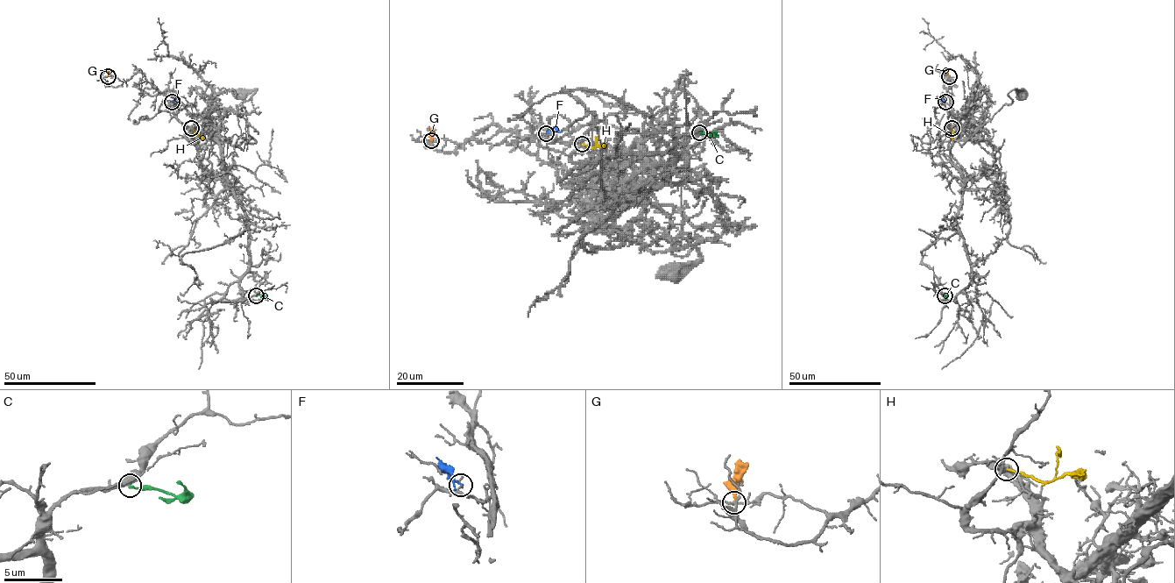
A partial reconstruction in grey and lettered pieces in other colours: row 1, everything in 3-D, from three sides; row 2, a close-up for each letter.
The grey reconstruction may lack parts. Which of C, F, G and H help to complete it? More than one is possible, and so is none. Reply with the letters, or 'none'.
none

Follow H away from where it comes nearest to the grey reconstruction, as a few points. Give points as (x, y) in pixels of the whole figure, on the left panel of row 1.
H: (191, 128), (203, 139)

